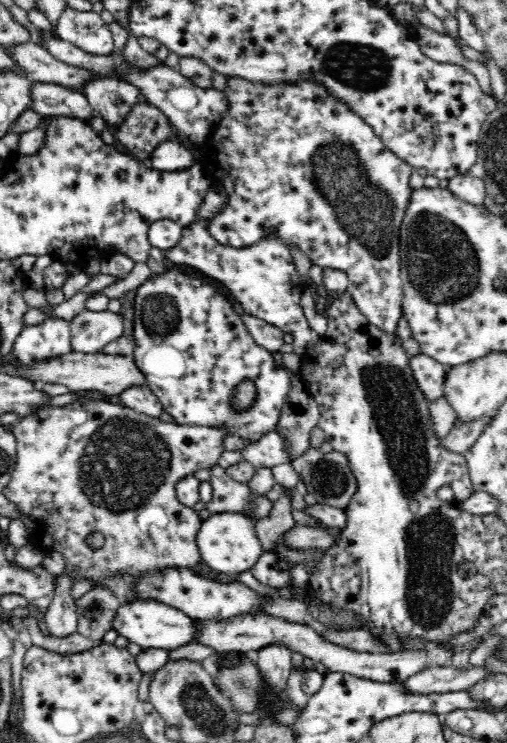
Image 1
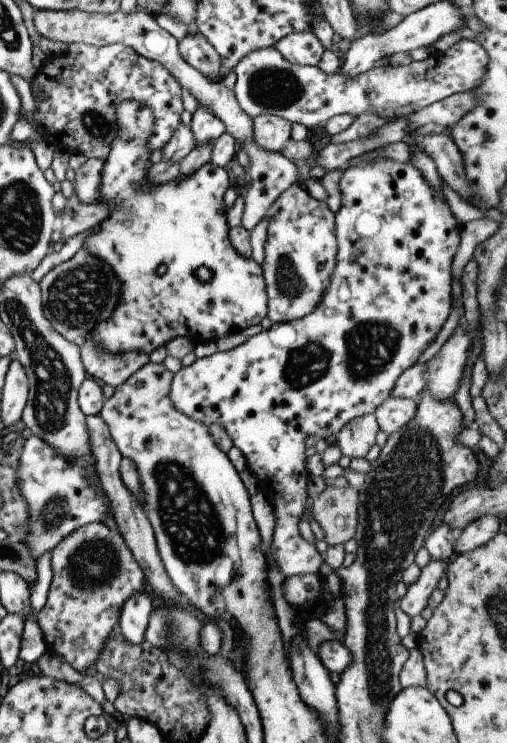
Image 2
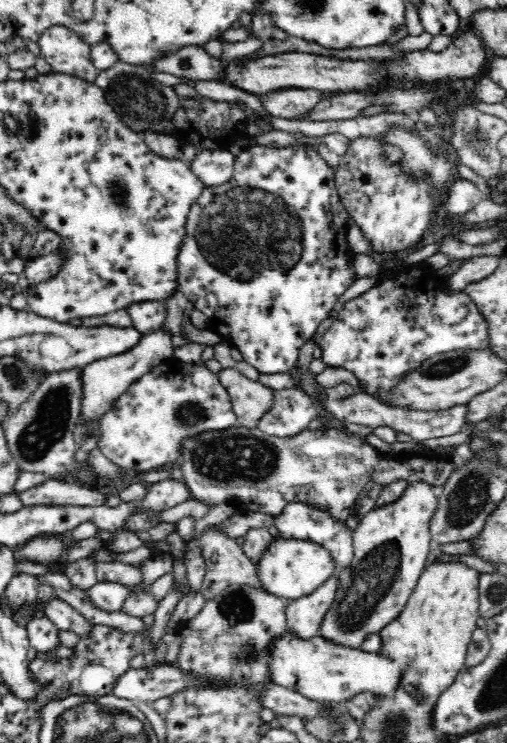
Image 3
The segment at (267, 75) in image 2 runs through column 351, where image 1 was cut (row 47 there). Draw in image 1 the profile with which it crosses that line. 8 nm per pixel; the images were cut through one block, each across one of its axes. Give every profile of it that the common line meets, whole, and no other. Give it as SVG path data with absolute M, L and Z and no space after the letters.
M66 7L56 20L54 34L94 56L116 52L109 24L96 12Z

